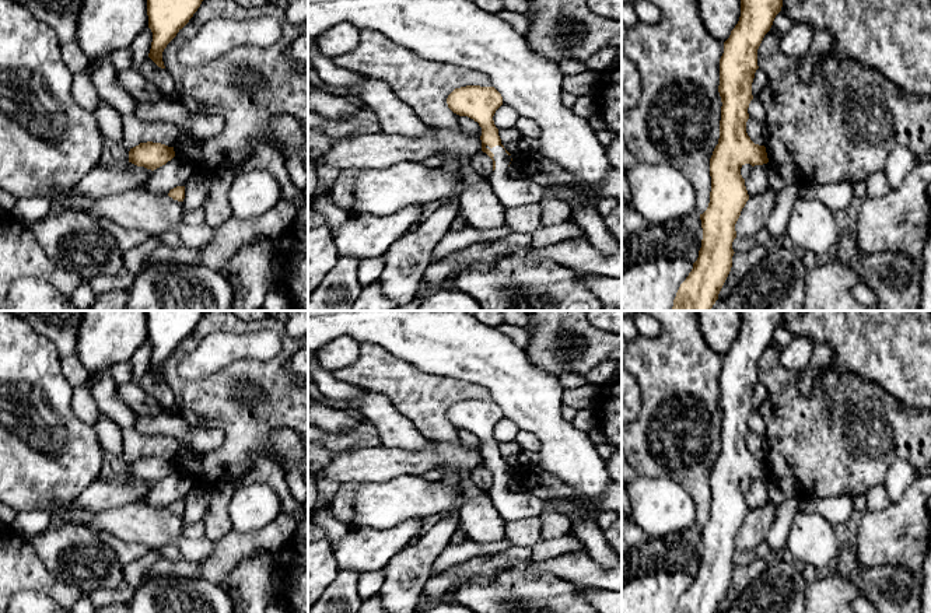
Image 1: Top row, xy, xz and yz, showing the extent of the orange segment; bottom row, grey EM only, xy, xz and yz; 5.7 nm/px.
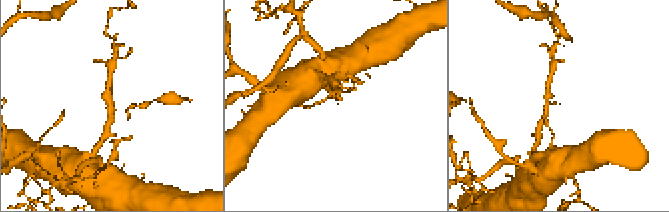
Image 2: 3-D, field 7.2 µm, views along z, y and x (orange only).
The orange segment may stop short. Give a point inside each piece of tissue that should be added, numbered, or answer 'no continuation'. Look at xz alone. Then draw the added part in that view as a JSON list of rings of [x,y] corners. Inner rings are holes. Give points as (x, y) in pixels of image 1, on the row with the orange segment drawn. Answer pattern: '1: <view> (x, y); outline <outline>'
1: xz (511, 192); outline [[[501,146],[490,148],[496,161],[496,169],[490,174],[489,181],[493,192],[497,195],[505,209],[526,206],[532,203],[545,203],[549,197],[566,200],[571,207],[571,220],[585,232],[585,238],[602,253],[610,255],[622,248],[615,235],[605,227],[602,217],[588,203],[578,203],[574,190],[570,186],[557,189],[556,186],[540,186],[525,179],[511,179],[508,165],[511,155]]]

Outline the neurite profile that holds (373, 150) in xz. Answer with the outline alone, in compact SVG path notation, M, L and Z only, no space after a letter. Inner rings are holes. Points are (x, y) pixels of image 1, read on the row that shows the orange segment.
M438 127L419 137L391 133L367 133L342 139L314 158L316 167L330 165L337 169L386 168L400 161L419 161L440 153L448 153L469 165L472 157L482 151L480 136L466 134L461 127Z

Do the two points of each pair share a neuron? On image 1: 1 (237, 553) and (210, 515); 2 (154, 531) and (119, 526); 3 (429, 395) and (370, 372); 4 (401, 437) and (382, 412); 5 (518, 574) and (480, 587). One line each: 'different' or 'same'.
1: different
2: same
3: same
4: same
5: same

